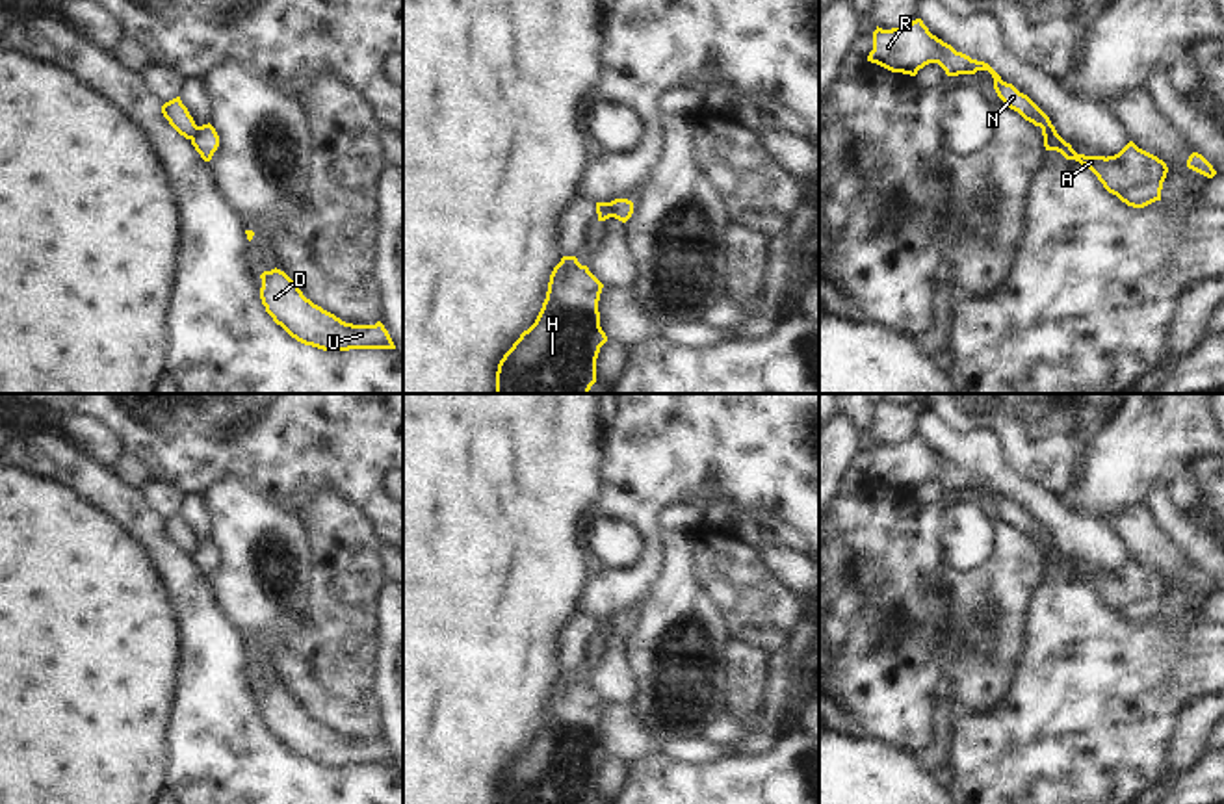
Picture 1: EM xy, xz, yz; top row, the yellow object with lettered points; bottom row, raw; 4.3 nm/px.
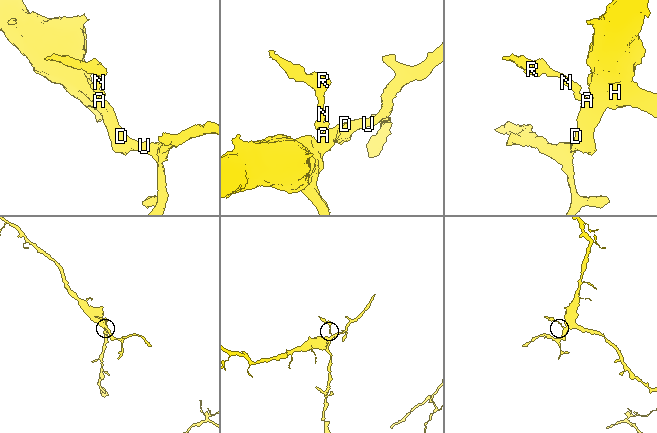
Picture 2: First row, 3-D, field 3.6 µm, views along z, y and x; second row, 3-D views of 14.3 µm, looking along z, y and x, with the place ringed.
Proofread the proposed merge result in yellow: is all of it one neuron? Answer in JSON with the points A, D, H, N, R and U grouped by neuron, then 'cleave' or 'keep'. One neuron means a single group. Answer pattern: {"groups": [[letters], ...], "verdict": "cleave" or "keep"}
{"groups": [["A", "D", "H", "U"], ["N", "R"]], "verdict": "cleave"}

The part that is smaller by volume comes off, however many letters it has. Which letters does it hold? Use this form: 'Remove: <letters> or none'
Remove: N, R

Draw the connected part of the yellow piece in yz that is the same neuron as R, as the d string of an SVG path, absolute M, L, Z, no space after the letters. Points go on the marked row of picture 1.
M921 19L892 30L882 30L877 26L873 32L873 50L869 52L867 61L892 72L910 76L916 76L918 71L929 63L938 63L947 76L988 71L994 78L997 97L1010 110L1018 111L1035 126L1040 126L1042 132L1057 134L1049 117L1027 95L1020 93L1012 84L1003 82L988 63L971 59L932 35Z

